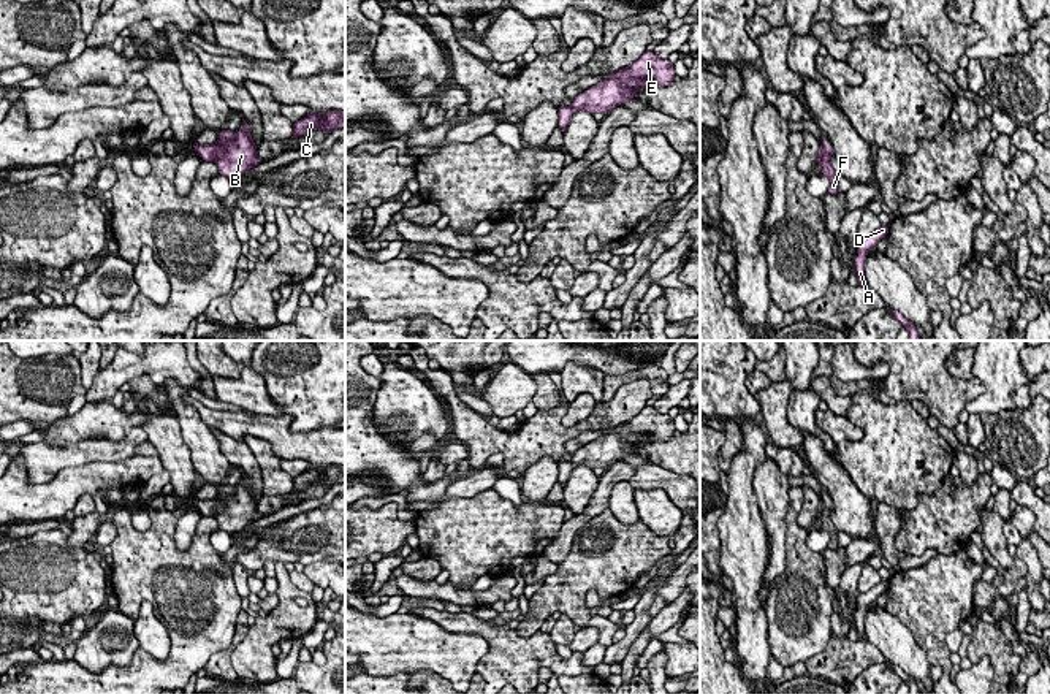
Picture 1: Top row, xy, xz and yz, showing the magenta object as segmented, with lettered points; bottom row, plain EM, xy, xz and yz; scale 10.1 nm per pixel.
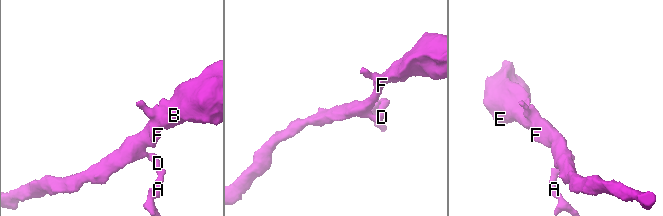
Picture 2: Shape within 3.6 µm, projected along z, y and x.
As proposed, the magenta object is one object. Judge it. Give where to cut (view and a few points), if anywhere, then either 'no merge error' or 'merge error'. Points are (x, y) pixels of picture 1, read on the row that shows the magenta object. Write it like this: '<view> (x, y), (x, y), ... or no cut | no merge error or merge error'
no cut | no merge error

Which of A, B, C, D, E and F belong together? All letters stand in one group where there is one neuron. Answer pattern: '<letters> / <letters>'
A B C D E F

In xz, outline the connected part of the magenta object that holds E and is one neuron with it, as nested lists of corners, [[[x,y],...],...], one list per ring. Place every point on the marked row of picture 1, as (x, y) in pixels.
[[[645,51],[632,65],[578,93],[570,106],[559,106],[559,128],[564,133],[576,111],[608,114],[614,106],[633,100],[637,90],[652,84],[667,87],[675,76],[675,67],[668,59],[657,57],[654,51]]]

